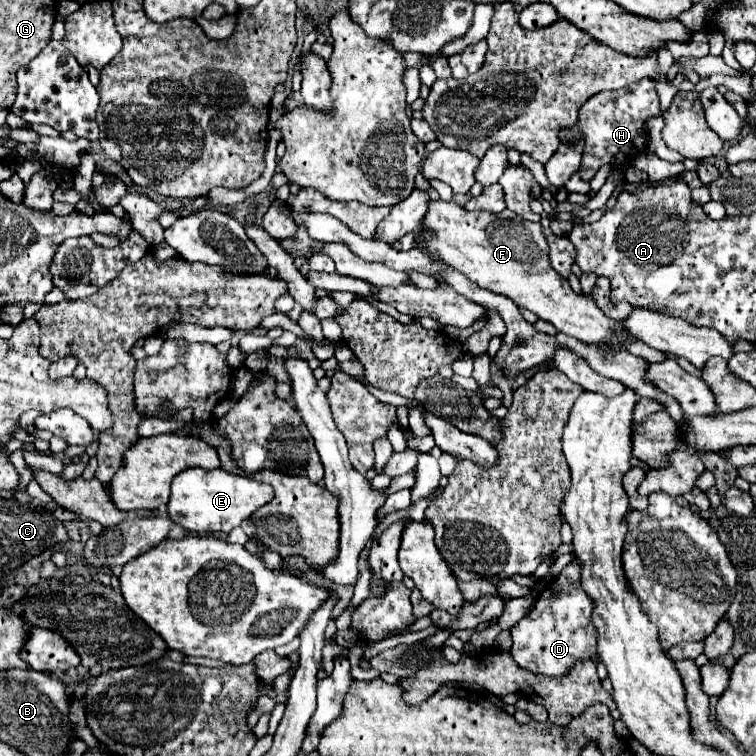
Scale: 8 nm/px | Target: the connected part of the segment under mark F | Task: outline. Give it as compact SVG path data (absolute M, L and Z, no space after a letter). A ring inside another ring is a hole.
M429 200L421 230L433 232L431 238L421 240L423 252L437 254L445 264L461 270L481 288L511 298L517 306L535 312L545 322L551 322L559 332L573 336L583 344L597 346L603 352L623 350L627 340L637 340L623 322L607 318L591 296L575 294L567 280L561 282L561 278L553 274L553 268L549 266L549 246L541 234L539 222L517 218L511 210L503 210L499 214L483 210L469 212L455 202Z

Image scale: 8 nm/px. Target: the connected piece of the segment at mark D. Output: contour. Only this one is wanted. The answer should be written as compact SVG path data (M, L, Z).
M575 558L537 596L535 608L513 628L513 660L531 672L545 676L567 676L579 660L597 660L597 630L593 626L593 600L581 586L581 562Z

